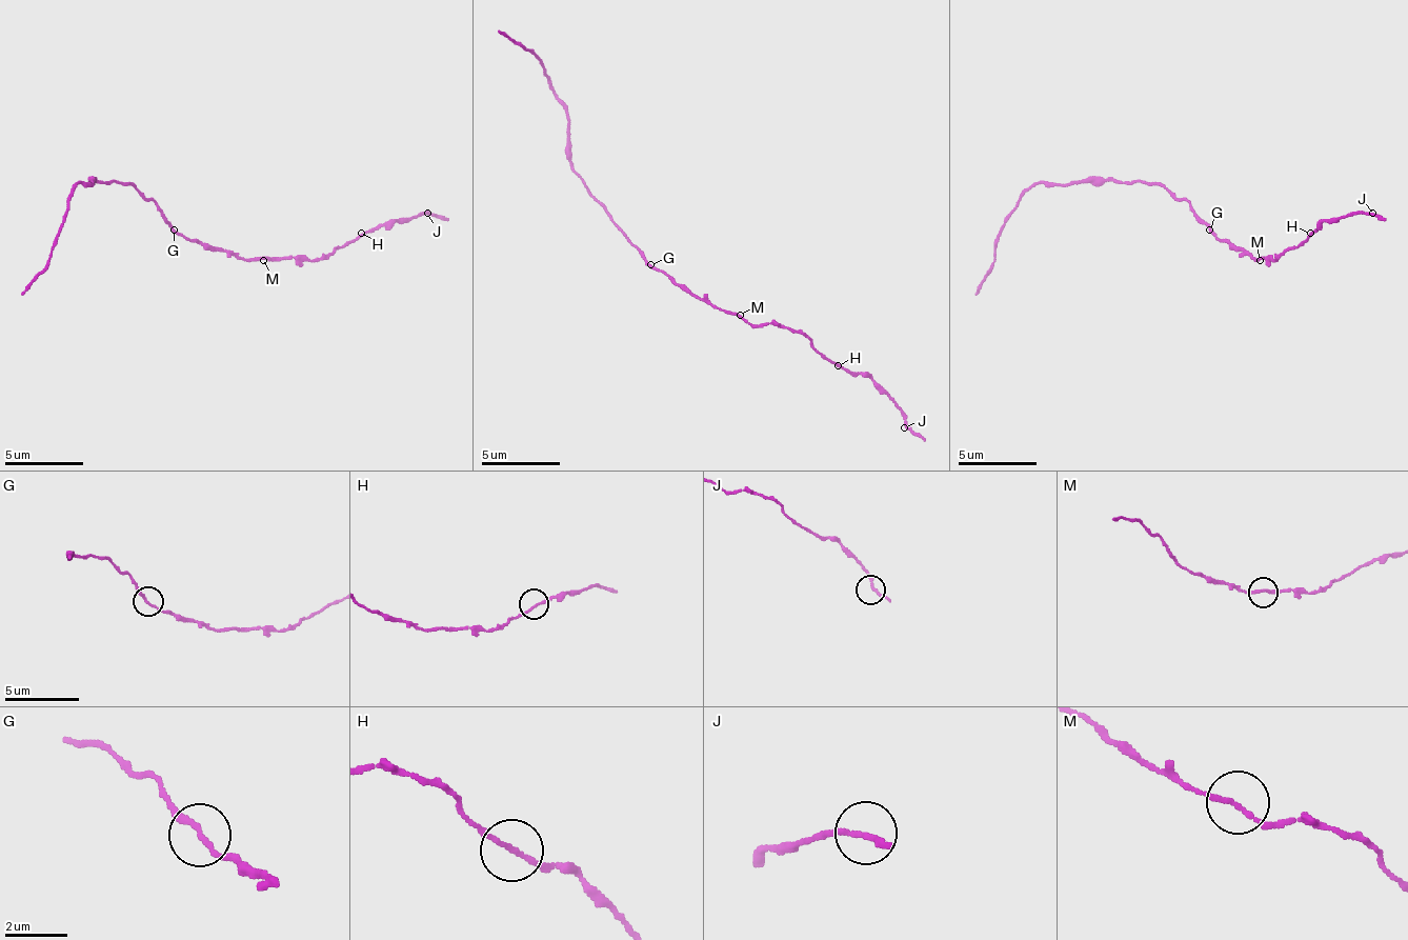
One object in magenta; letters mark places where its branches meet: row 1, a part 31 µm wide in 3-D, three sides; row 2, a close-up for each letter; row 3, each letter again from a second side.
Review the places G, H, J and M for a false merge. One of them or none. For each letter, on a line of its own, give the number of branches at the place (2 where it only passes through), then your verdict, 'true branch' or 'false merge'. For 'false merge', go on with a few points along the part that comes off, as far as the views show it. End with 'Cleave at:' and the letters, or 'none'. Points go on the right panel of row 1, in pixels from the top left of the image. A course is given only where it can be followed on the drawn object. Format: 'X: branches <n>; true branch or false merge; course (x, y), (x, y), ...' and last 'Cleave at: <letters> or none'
G: branches 2; true branch
H: branches 2; true branch
J: branches 2; true branch
M: branches 2; true branch
Cleave at: none

